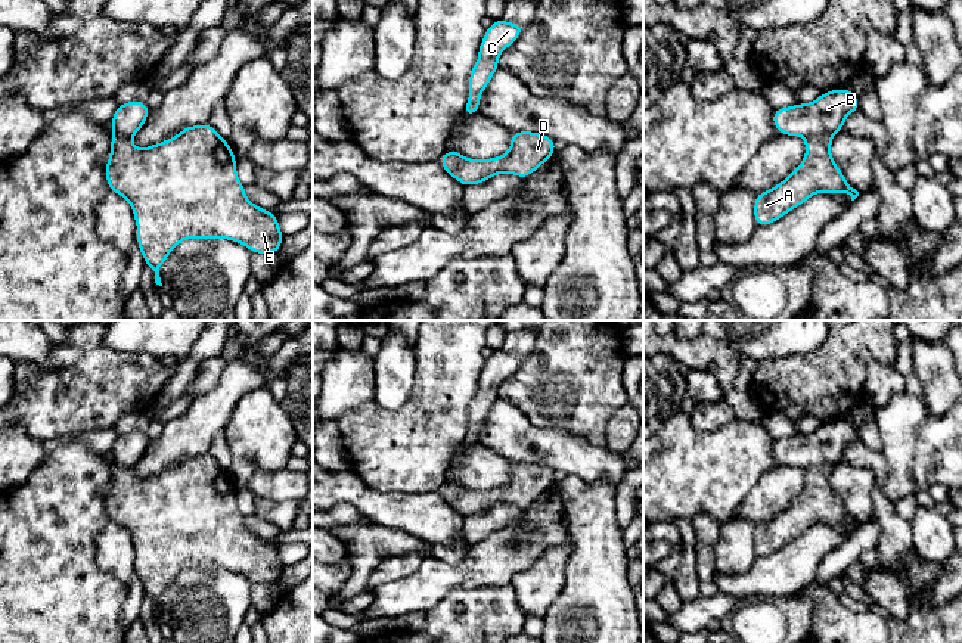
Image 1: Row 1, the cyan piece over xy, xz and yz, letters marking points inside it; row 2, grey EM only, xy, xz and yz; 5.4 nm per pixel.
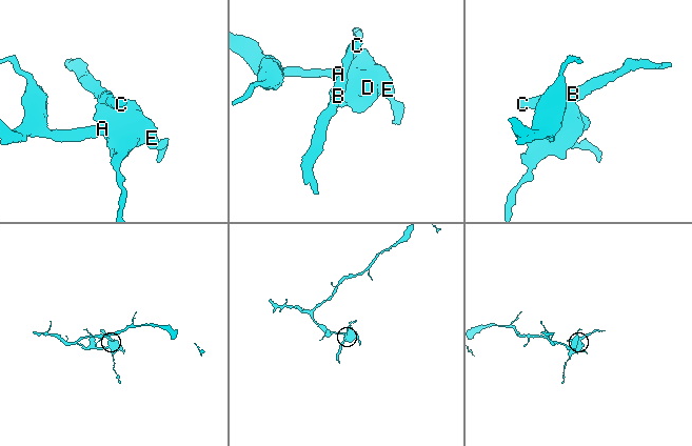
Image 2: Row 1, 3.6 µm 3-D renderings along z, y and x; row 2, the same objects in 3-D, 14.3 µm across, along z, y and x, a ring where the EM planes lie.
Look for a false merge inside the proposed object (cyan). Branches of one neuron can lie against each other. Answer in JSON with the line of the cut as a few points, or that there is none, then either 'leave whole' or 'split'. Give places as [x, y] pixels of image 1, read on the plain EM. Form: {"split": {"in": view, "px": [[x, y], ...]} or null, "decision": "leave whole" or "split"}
{"split": {"in": "yz", "px": [[832, 463], [813, 463], [806, 469]]}, "decision": "split"}

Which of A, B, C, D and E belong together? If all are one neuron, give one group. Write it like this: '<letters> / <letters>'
A D E / B C

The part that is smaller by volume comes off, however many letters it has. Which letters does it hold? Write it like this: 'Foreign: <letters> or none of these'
Foreign: B, C

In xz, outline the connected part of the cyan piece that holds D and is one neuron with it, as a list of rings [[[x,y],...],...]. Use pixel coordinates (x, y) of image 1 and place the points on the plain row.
[[[513,462],[509,482],[491,490],[469,490],[446,482],[438,491],[444,501],[462,516],[481,515],[496,504],[506,503],[527,509],[555,484],[556,472],[541,463]]]

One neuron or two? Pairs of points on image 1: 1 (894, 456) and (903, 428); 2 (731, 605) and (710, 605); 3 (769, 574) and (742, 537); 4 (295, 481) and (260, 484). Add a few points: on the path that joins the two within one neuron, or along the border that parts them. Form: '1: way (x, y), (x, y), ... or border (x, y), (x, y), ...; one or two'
1: way (897, 449), (897, 435); one
2: way (726, 605), (714, 605); one
3: border (757, 556), (747, 569), (725, 572); two
4: way (286, 484), (269, 484); one

